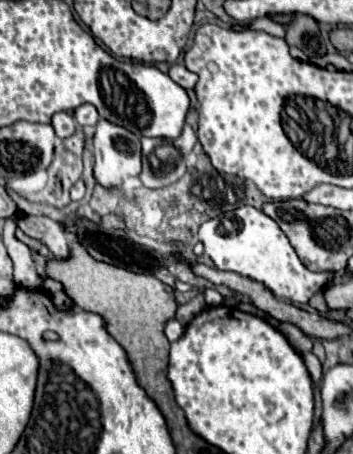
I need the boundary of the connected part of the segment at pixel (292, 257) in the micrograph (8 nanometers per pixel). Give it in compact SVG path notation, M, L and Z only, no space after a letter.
M242 206L234 210L232 216L206 220L200 226L198 236L204 244L206 254L212 258L218 270L230 270L262 282L274 292L276 298L290 300L294 304L308 304L308 300L318 290L322 290L330 278L328 272L310 272L296 256L296 250L292 248L280 226L262 210L256 210L252 206Z

